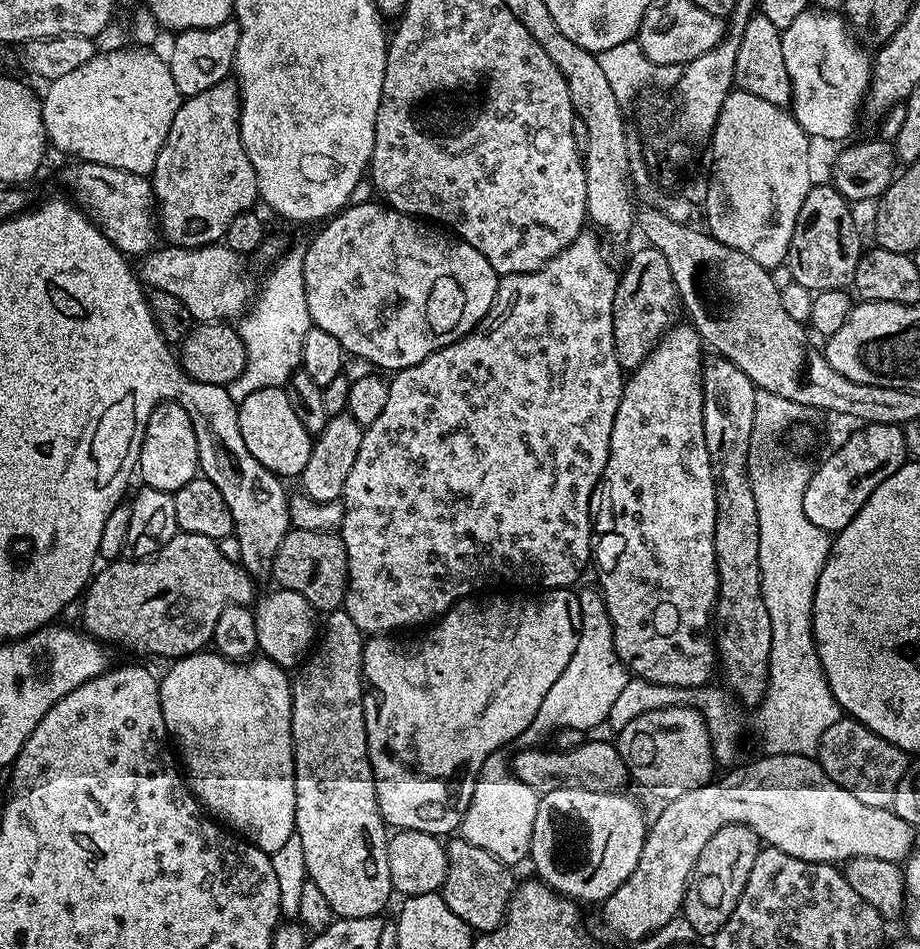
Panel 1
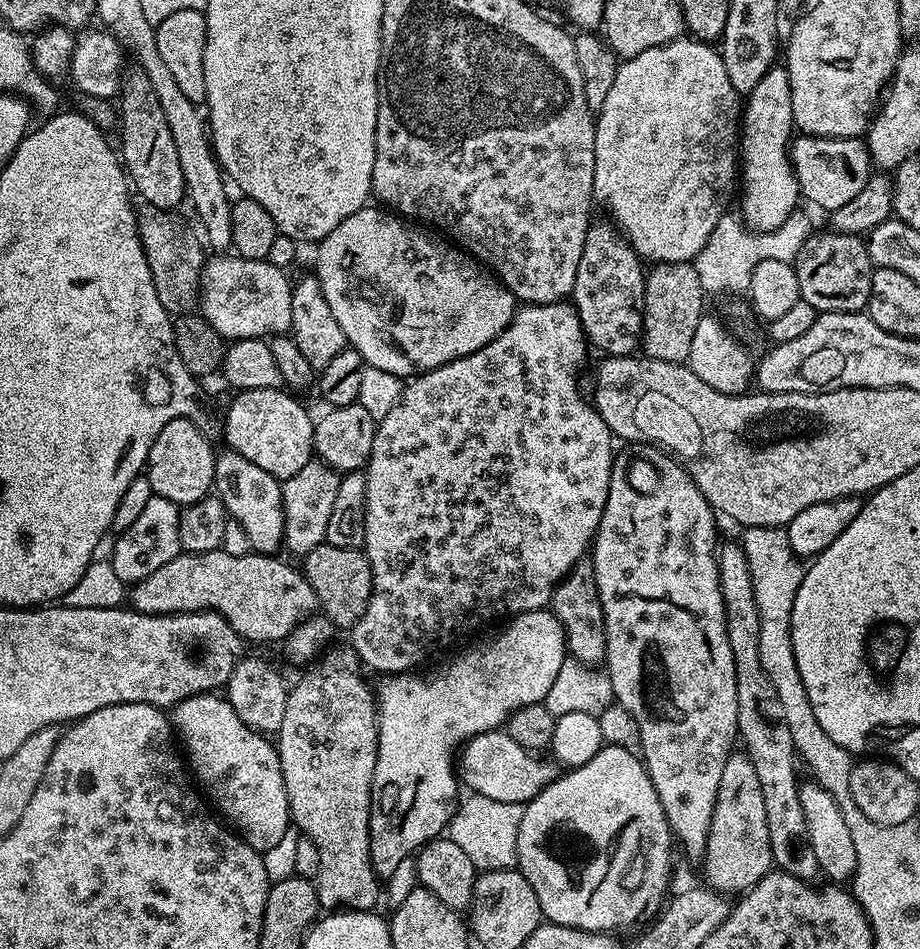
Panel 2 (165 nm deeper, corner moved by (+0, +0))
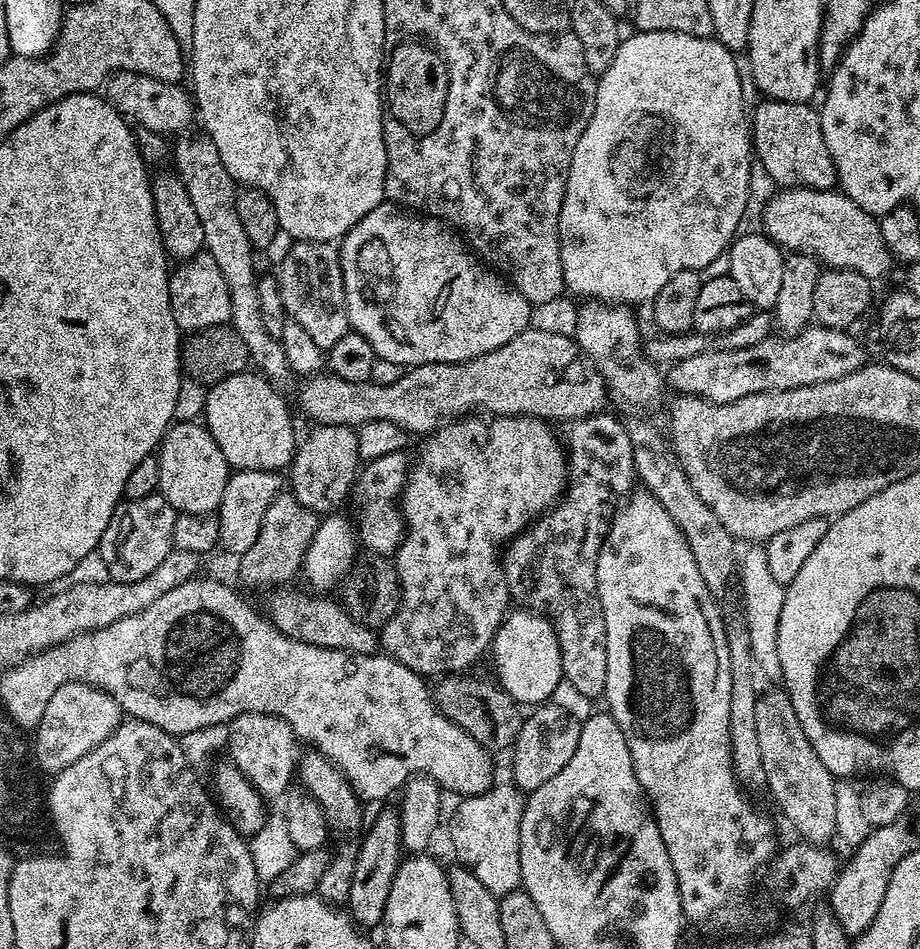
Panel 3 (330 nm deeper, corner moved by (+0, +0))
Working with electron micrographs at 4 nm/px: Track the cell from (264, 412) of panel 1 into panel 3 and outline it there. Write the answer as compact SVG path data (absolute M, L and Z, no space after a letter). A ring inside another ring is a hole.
M245 370L211 385L207 389L203 423L218 442L218 450L232 470L280 472L292 463L298 435L292 426L287 404L280 398L277 385L252 370Z

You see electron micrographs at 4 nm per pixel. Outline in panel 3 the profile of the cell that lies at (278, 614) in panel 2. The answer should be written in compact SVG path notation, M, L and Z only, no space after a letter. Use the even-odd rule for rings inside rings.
M276 590L271 593L268 600L266 615L272 625L282 634L292 636L295 640L306 642L310 646L322 646L330 650L342 650L354 654L373 655L378 648L377 629L368 628L362 622L350 618L347 607L343 603L335 604L327 600L324 594L309 594L304 592L284 592L288 590Z

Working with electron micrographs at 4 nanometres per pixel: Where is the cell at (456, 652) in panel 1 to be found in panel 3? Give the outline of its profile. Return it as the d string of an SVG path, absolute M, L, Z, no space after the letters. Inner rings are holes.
M399 811L380 812L373 818L364 841L359 841L356 849L354 878L350 882L350 898L346 905L348 915L361 929L379 929L383 925L386 898L390 898L390 886L394 882L394 874L401 859Z

